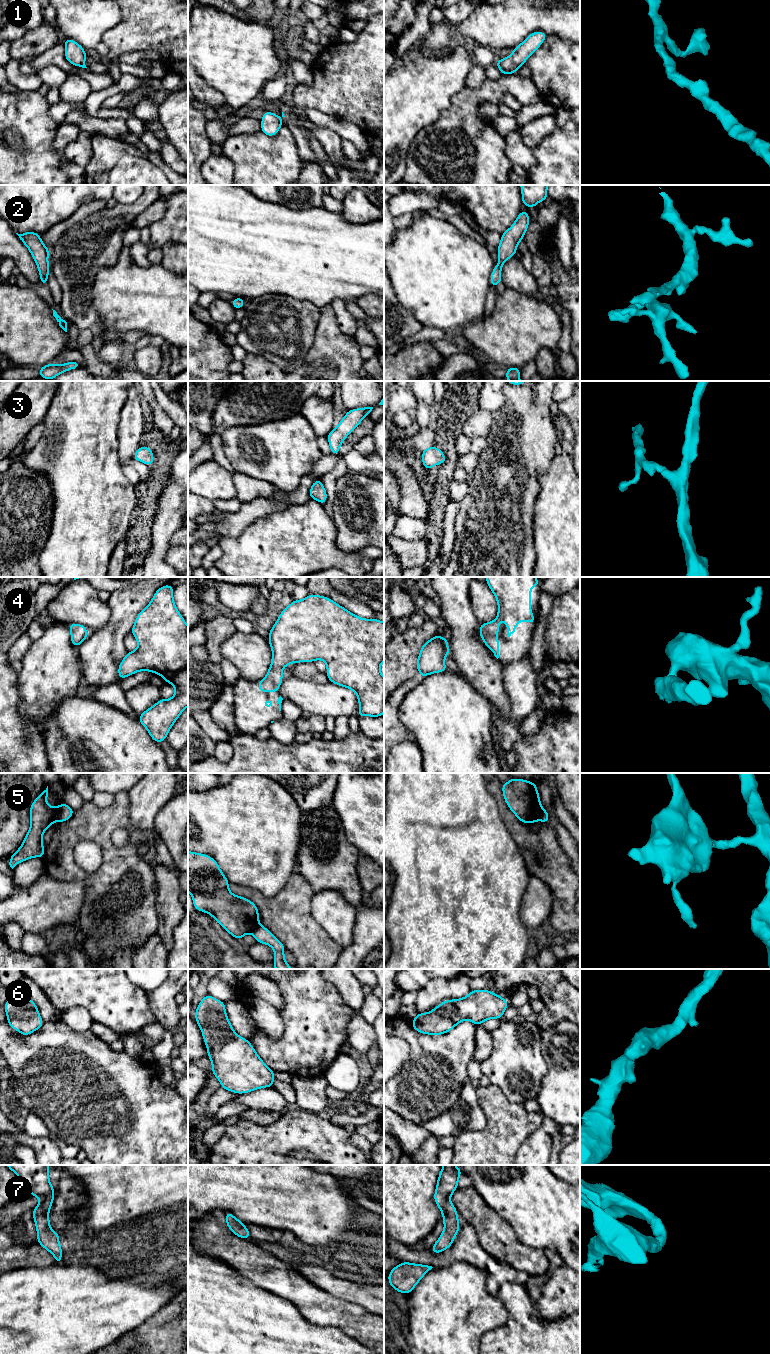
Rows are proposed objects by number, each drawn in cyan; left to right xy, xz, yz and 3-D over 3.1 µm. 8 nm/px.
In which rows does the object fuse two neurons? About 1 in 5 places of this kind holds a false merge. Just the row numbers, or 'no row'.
5

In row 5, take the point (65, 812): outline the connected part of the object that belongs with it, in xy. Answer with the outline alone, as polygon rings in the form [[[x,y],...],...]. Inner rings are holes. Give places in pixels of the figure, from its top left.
[[[65,803],[59,805],[57,819],[60,823],[69,820],[74,814],[74,810]]]

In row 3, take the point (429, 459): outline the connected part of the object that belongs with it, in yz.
[[[436,446],[422,450],[423,467],[428,471],[433,466],[443,464],[447,461],[444,453]]]

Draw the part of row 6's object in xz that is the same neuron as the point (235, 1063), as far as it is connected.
[[[207,994],[196,1008],[195,1020],[202,1031],[207,1058],[212,1062],[211,1071],[220,1081],[222,1089],[243,1094],[263,1087],[272,1088],[276,1080],[273,1070],[262,1061],[249,1040],[234,1031],[226,1014],[225,1002]]]

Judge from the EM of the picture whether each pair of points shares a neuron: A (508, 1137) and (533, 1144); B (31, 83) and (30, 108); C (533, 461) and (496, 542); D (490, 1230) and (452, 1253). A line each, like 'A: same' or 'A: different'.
A: different
B: different
C: same
D: different

